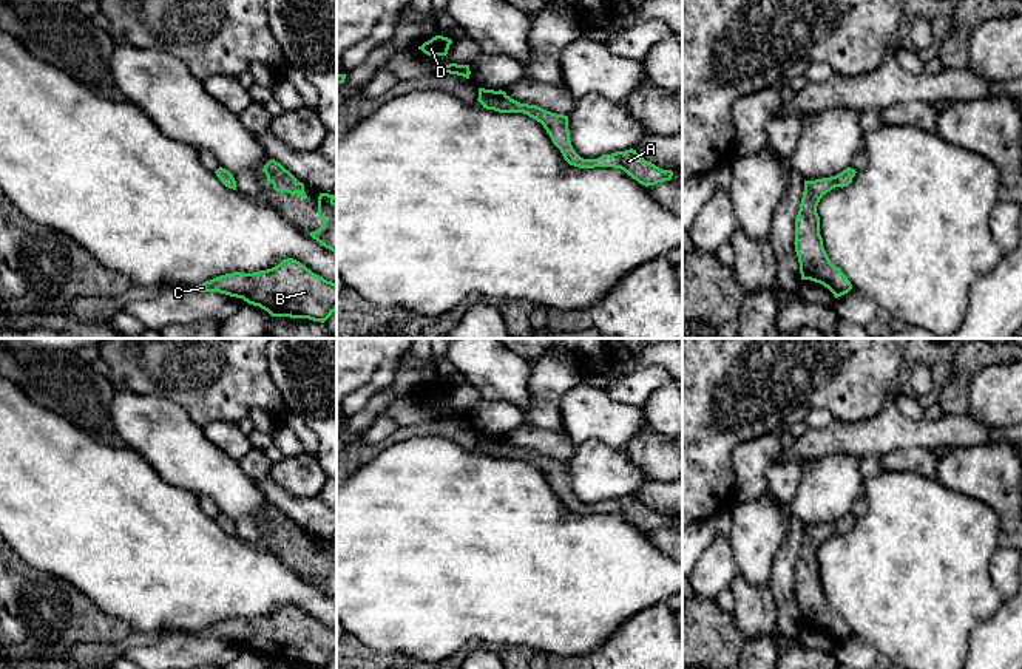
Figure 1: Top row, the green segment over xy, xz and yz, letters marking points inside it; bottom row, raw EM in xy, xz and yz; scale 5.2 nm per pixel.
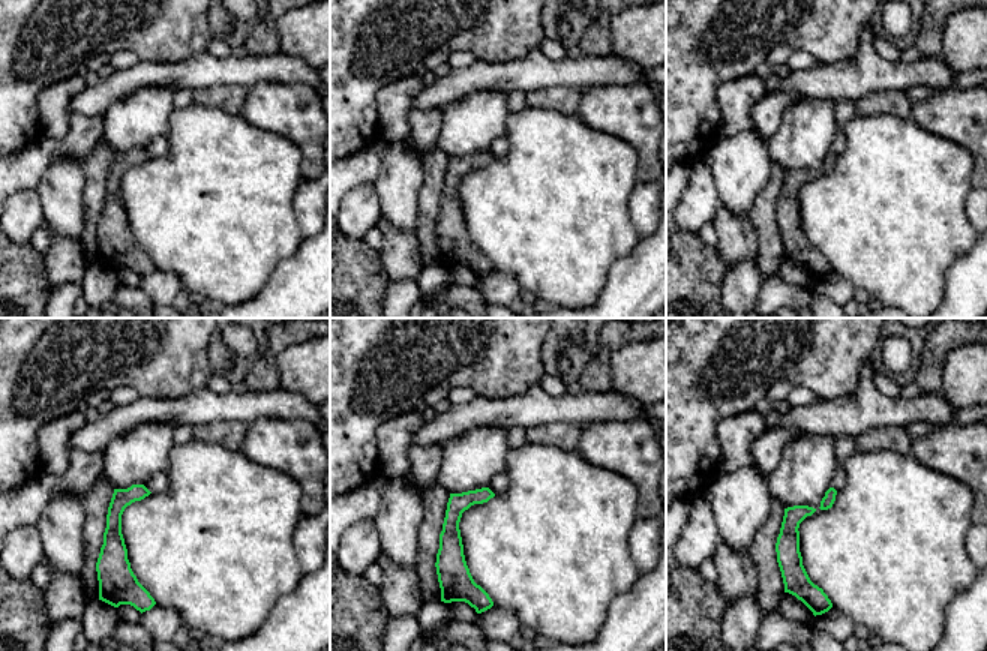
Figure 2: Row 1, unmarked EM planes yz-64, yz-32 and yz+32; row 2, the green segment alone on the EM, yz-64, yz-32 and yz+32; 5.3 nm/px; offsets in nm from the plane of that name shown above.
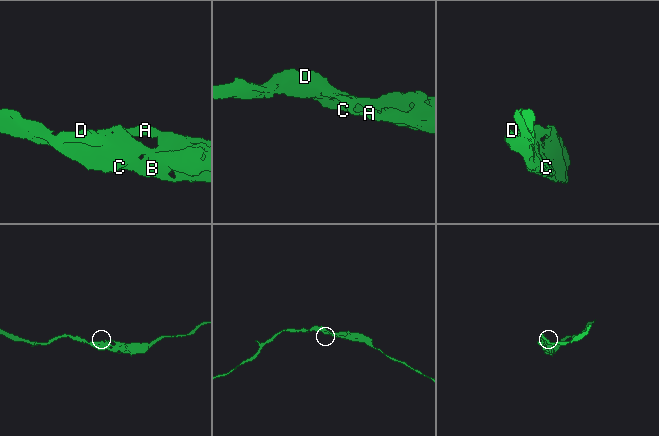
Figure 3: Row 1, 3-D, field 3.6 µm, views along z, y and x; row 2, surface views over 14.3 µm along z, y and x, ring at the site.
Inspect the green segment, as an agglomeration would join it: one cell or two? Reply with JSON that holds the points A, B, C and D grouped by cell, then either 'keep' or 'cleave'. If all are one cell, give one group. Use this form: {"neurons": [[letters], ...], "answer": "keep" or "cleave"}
{"neurons": [["A", "B", "C", "D"]], "answer": "keep"}

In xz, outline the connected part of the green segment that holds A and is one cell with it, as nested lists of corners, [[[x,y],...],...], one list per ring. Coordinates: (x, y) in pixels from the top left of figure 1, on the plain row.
[[[479,434],[479,445],[483,454],[494,456],[499,459],[523,459],[536,465],[543,471],[550,481],[553,490],[560,496],[563,505],[579,514],[594,513],[614,513],[624,516],[628,522],[636,525],[639,530],[648,533],[658,528],[670,527],[673,522],[672,516],[662,516],[655,510],[641,504],[636,496],[630,494],[625,498],[616,498],[611,501],[602,501],[597,505],[580,504],[570,487],[568,462],[547,457],[537,451],[520,450],[511,445],[505,437]]]

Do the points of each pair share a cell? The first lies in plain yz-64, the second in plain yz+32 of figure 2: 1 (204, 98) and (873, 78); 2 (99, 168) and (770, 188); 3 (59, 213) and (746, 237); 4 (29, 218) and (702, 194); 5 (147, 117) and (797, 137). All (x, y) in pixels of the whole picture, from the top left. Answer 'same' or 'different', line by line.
1: different
2: same
3: different
4: same
5: same

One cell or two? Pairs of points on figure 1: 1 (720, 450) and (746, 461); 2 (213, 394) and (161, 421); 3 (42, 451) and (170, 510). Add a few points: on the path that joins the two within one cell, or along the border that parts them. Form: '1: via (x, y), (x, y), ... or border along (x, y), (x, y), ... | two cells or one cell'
1: border along (763, 433), (743, 441), (734, 450), (734, 492) | two cells
2: border along (150, 394), (172, 399), (201, 428) | two cells
3: via (74, 484), (101, 510), (138, 510) | one cell

